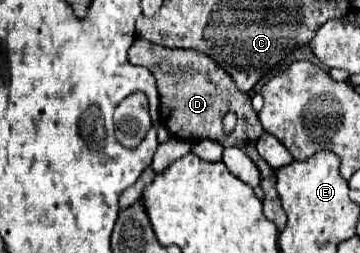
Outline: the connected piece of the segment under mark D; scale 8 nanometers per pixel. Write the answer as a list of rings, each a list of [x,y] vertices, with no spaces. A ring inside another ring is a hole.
[[[137,38],[133,42],[133,46],[129,48],[129,62],[149,68],[151,74],[155,76],[155,80],[159,84],[159,96],[161,96],[161,122],[175,138],[189,140],[189,142],[201,142],[201,140],[209,138],[209,140],[219,142],[225,148],[237,146],[257,164],[259,174],[261,174],[261,188],[265,192],[263,214],[271,222],[275,222],[275,226],[281,232],[287,224],[287,214],[283,212],[283,206],[275,192],[275,172],[273,170],[279,170],[281,166],[291,164],[293,156],[275,136],[269,136],[267,132],[263,134],[257,112],[251,108],[251,96],[241,94],[239,88],[235,86],[233,78],[229,76],[229,72],[225,72],[219,64],[215,64],[213,58],[209,58],[201,52],[165,48],[165,46],[157,46],[147,40]],[[227,112],[237,114],[237,126],[231,134],[225,134],[225,130],[223,130],[223,116]],[[255,144],[257,144],[257,150],[255,150]]]

